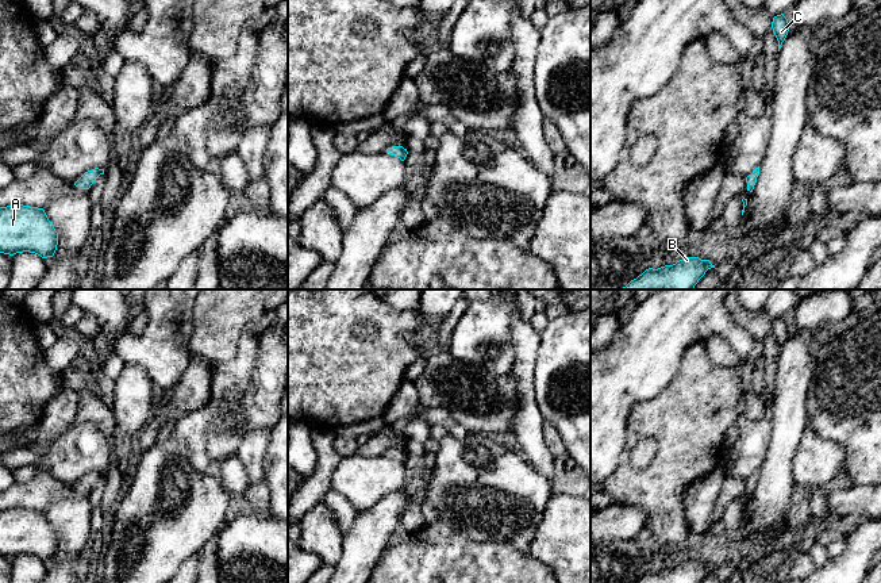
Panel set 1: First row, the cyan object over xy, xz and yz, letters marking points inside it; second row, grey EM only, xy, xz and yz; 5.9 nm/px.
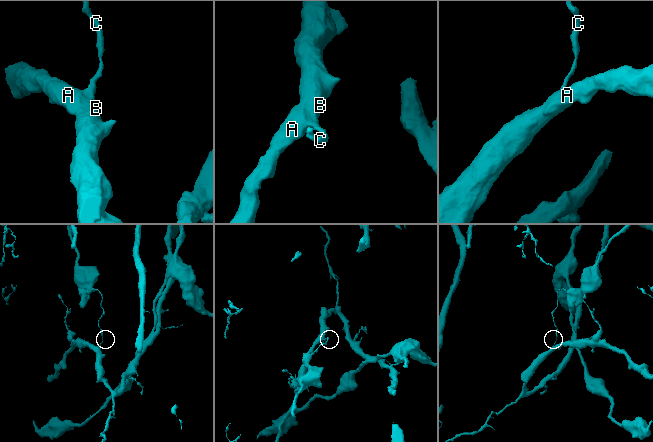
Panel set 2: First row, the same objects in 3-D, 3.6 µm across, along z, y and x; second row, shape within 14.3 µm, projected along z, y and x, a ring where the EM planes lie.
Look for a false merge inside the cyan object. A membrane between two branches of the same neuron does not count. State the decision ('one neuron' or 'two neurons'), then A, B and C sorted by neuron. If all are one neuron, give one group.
two neurons; groups A B / C

